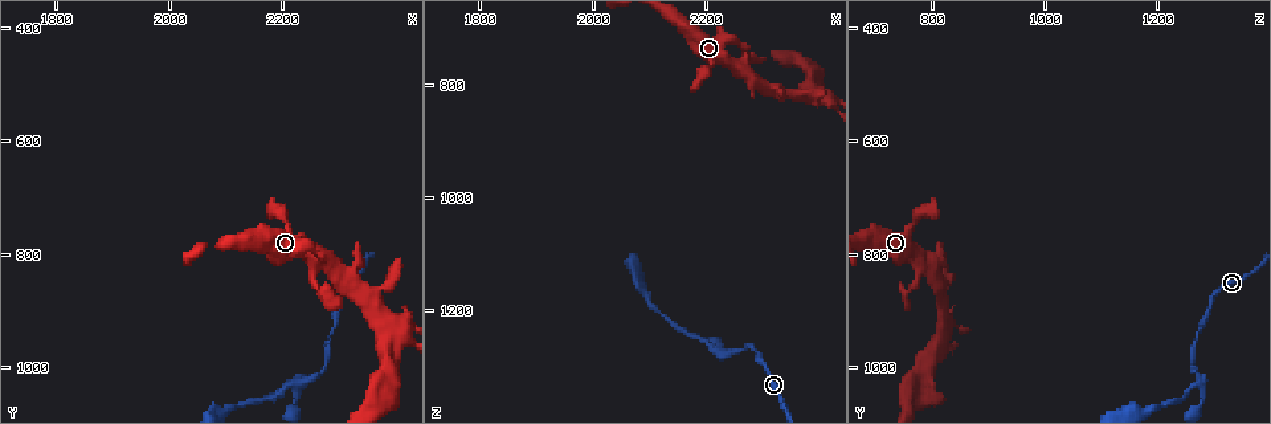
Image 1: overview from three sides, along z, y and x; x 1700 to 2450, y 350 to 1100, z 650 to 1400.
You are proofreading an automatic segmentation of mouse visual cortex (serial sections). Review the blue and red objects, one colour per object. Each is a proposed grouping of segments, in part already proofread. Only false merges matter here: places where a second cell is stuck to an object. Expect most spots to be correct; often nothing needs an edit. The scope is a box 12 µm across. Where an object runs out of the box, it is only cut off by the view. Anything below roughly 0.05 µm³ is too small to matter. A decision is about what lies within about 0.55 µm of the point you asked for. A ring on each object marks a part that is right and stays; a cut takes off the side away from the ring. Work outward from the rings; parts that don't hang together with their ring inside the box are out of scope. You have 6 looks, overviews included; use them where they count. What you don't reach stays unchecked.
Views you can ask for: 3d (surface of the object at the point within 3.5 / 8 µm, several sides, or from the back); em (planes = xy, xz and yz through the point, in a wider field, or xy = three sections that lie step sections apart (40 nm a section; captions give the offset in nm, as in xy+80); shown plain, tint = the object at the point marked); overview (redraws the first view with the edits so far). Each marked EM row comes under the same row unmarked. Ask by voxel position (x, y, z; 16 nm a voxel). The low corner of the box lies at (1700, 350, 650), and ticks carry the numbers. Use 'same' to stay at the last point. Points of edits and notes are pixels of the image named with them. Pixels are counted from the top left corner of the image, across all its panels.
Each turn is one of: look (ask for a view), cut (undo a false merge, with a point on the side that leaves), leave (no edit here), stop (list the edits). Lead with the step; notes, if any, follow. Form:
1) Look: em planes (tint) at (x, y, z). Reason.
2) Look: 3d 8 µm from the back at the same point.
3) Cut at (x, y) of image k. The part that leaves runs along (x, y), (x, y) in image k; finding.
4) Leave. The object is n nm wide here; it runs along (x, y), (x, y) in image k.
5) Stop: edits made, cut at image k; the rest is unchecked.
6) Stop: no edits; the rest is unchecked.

Look: 3d 3.5 µm at (2195, 725, 785). Sharp bend.

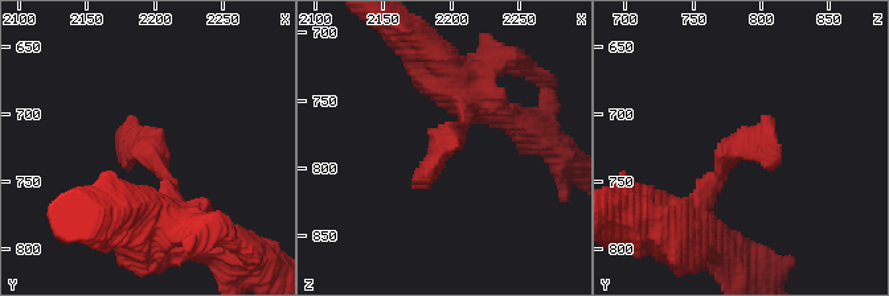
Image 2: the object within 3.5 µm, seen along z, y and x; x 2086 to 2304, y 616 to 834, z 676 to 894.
Look: em planes (tint) at (2194, 722, 788). Now the EM.

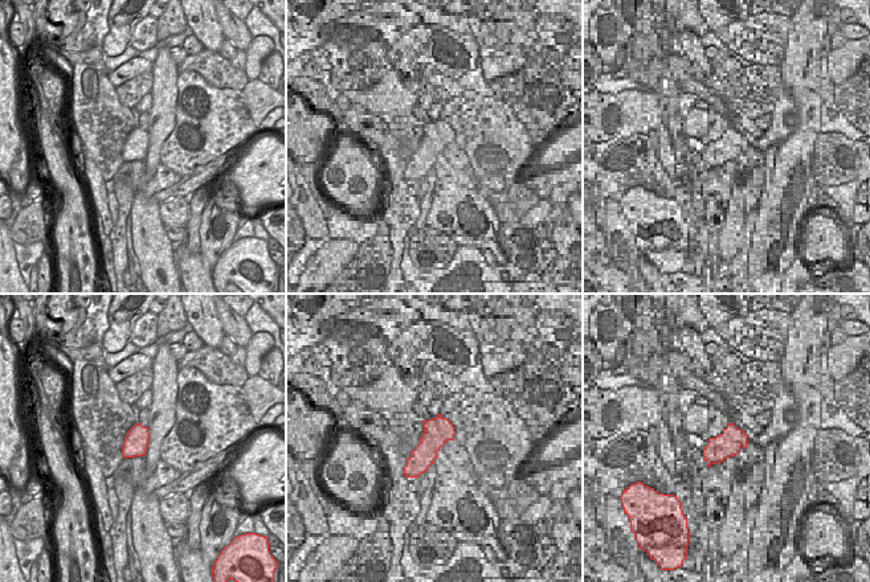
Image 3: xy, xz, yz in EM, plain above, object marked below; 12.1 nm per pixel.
Look: em xy step 5 (tint) at the same point.

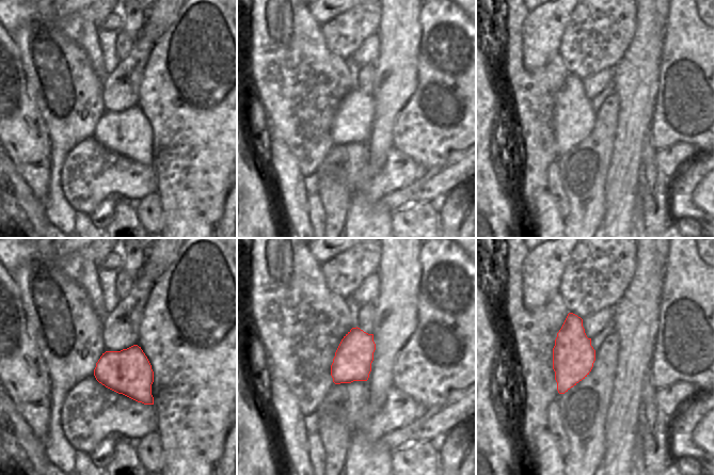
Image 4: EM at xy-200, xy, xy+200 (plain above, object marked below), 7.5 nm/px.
Leave. It runs along (691, 222), (736, 149), (775, 165) in image 2; continuous, no second cell.

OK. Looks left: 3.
Look: 3d 3.5 µm from the back at (2385, 935, 825).

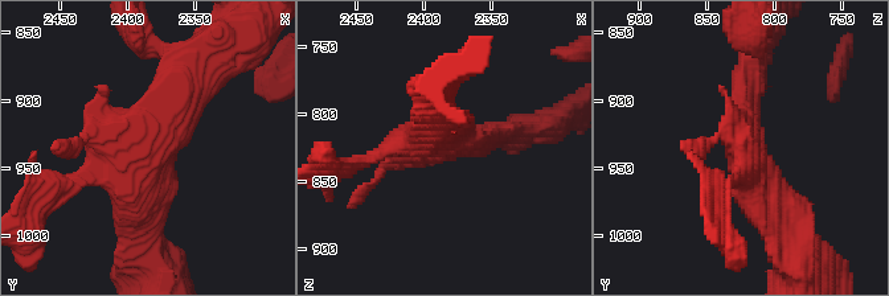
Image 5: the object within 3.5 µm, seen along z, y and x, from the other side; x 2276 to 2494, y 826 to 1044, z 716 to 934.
Look: em xy step 1 (tint) at (2386, 936, 820). Shape alone is not enough.

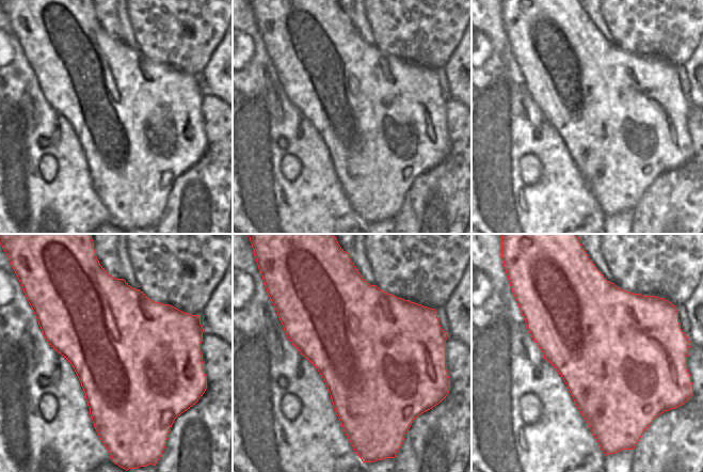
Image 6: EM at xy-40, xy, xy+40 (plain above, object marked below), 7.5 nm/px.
Leave. Continuous, no second cell.

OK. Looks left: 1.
Stop: no edits; the rest is unchecked.

